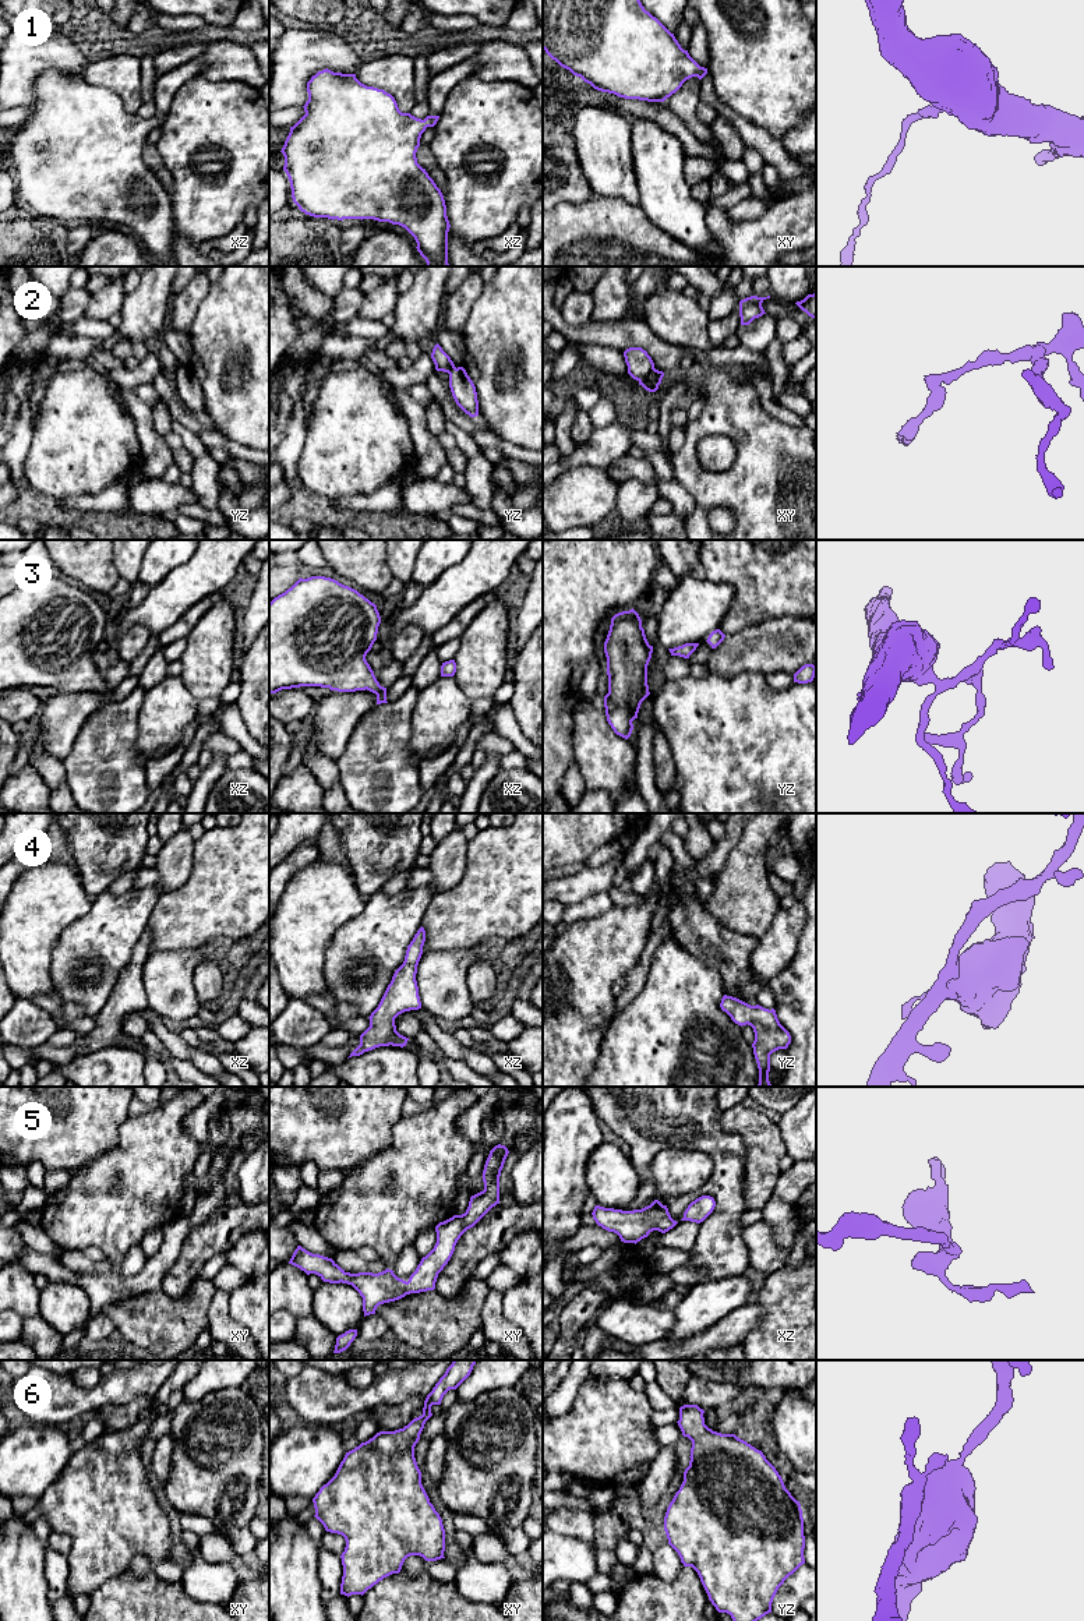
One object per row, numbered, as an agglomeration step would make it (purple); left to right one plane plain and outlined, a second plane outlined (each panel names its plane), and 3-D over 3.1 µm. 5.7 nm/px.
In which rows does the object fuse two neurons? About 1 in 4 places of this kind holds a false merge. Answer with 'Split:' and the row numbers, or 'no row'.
Split: 2

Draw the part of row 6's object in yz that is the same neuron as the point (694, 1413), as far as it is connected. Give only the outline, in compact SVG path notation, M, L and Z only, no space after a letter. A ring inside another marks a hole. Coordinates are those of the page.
M684 1405L679 1408L679 1420L677 1422L682 1435L692 1441L689 1466L684 1472L684 1481L670 1502L664 1516L664 1530L668 1544L678 1553L684 1567L692 1567L709 1596L709 1600L718 1613L727 1613L732 1621L758 1621L766 1614L771 1613L771 1603L784 1581L792 1575L802 1564L805 1564L804 1548L804 1518L799 1501L785 1488L784 1481L776 1468L766 1459L762 1451L756 1449L746 1441L738 1438L735 1434L721 1434L713 1431L705 1424L705 1410L698 1405Z

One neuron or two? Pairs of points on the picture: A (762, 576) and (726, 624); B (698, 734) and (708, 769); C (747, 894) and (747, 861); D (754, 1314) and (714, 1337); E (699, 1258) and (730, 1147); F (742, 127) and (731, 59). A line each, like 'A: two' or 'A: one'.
A: one
B: one
C: one
D: one
E: one
F: two

